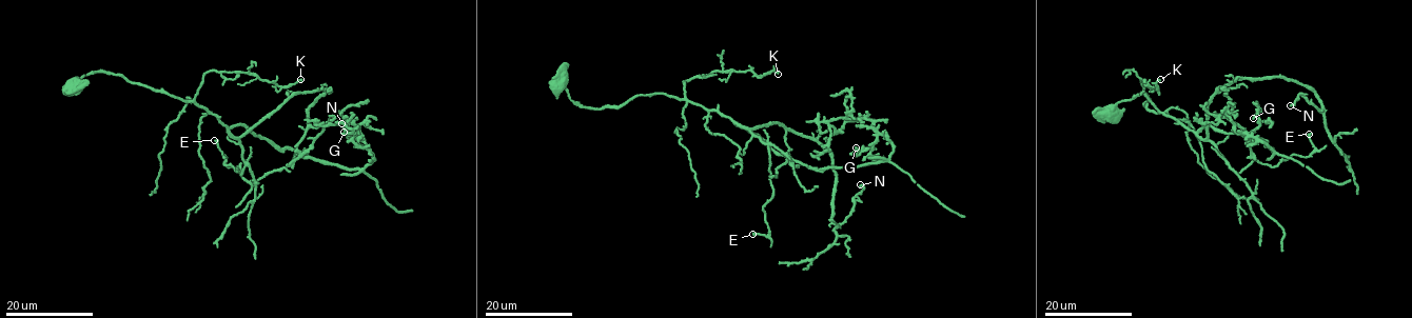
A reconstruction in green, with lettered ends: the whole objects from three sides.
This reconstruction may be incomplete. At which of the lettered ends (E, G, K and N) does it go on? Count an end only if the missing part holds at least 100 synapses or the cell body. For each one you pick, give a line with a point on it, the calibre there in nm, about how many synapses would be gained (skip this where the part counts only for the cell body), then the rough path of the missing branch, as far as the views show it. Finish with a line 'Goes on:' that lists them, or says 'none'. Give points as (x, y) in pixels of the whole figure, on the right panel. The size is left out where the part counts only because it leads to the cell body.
Goes on: none

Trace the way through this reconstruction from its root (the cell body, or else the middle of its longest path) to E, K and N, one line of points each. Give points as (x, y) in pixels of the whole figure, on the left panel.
E: (73, 86), (108, 73), (195, 101), (237, 137), (241, 174), (240, 163), (236, 172), (224, 164), (214, 140)
K: (73, 86), (82, 76), (108, 73), (192, 101), (203, 76), (214, 70), (255, 74), (282, 86), (300, 79)
N: (73, 86), (122, 75), (195, 101), (241, 137), (291, 96), (328, 88), (308, 121), (337, 112), (341, 123)

